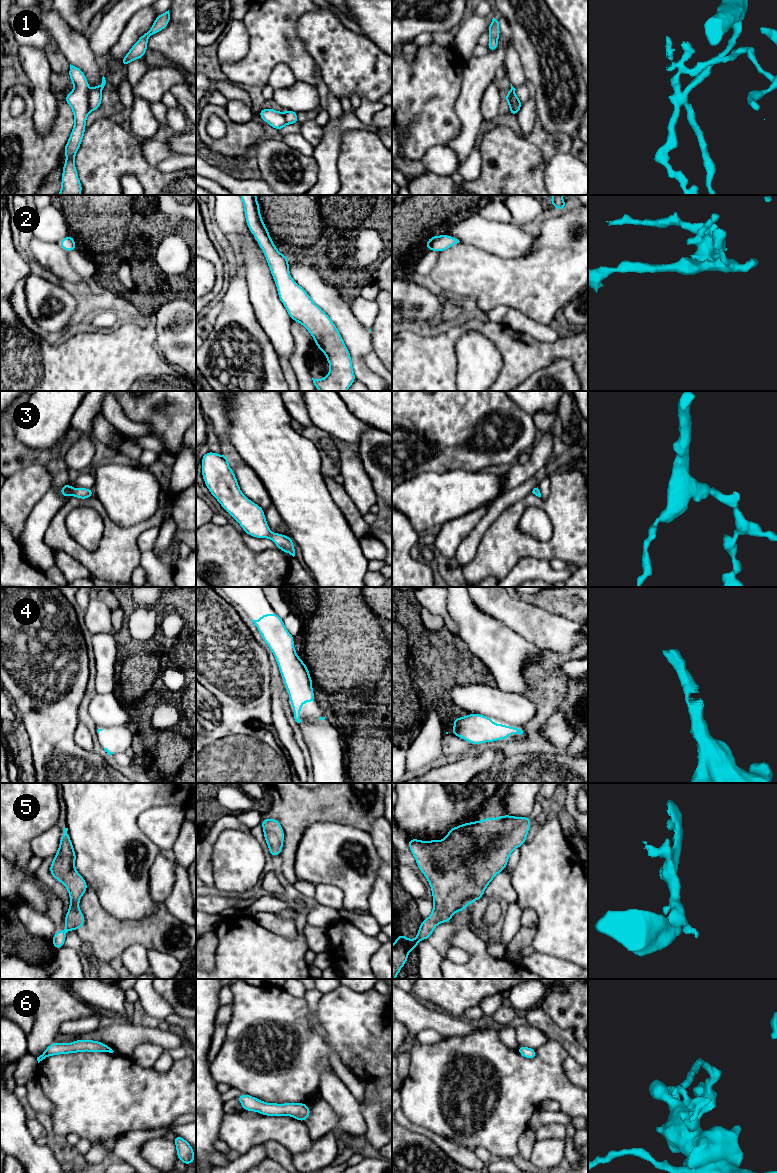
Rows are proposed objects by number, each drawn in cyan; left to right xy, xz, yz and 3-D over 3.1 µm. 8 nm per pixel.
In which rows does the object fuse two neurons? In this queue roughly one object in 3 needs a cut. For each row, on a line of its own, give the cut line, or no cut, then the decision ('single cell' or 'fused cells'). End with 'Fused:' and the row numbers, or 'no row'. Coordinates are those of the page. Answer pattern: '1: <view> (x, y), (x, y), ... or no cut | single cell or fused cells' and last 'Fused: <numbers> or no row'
1: xy (88, 91), (88, 107), (90, 110) | fused cells
2: no cut | single cell
3: no cut | single cell
4: no cut | single cell
5: no cut | single cell
6: no cut | single cell
Fused: 1

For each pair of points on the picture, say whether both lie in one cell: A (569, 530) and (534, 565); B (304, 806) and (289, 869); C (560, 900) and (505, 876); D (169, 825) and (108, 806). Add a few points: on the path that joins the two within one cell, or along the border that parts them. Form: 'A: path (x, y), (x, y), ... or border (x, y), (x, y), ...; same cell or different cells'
A: border (548, 560), (522, 558), (516, 564); different cells
B: path (294, 822), (289, 853); same cell
C: border (512, 870), (511, 884), (516, 893), (516, 901); different cells
D: border (160, 805), (138, 817), (148, 838); different cells

